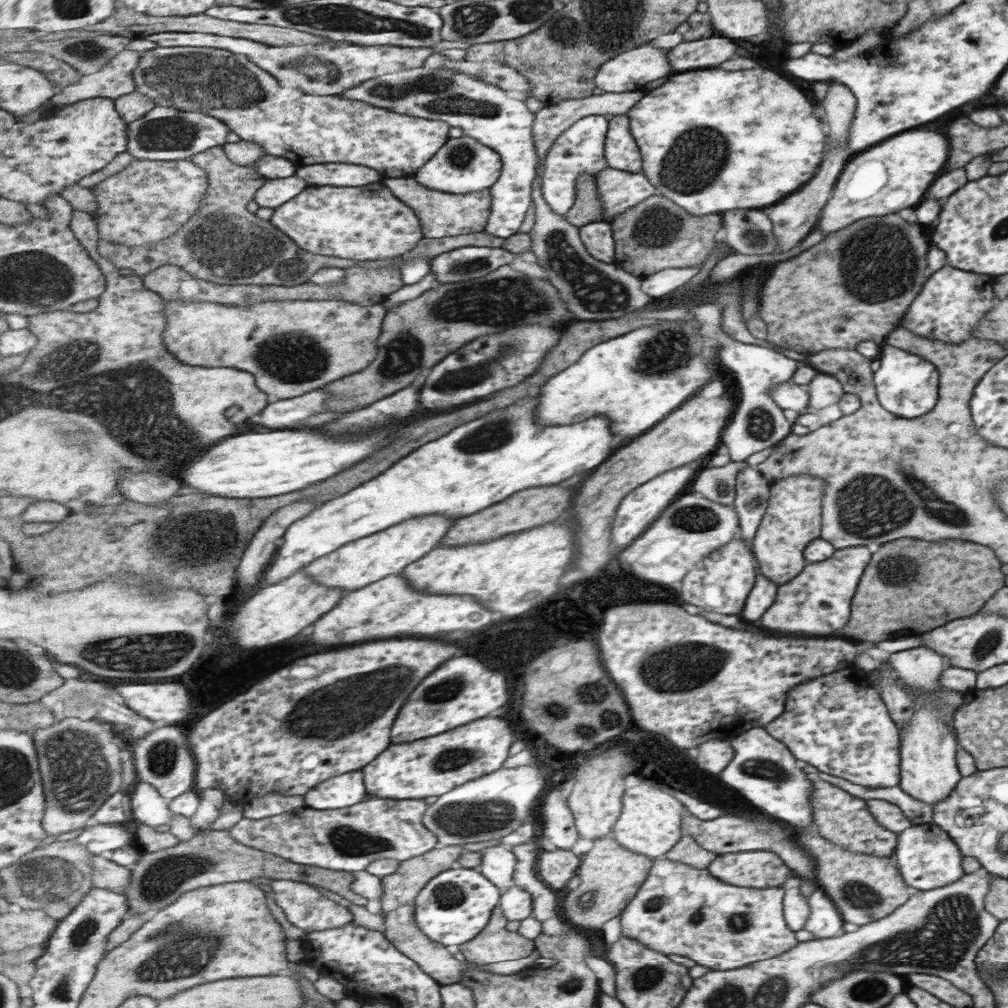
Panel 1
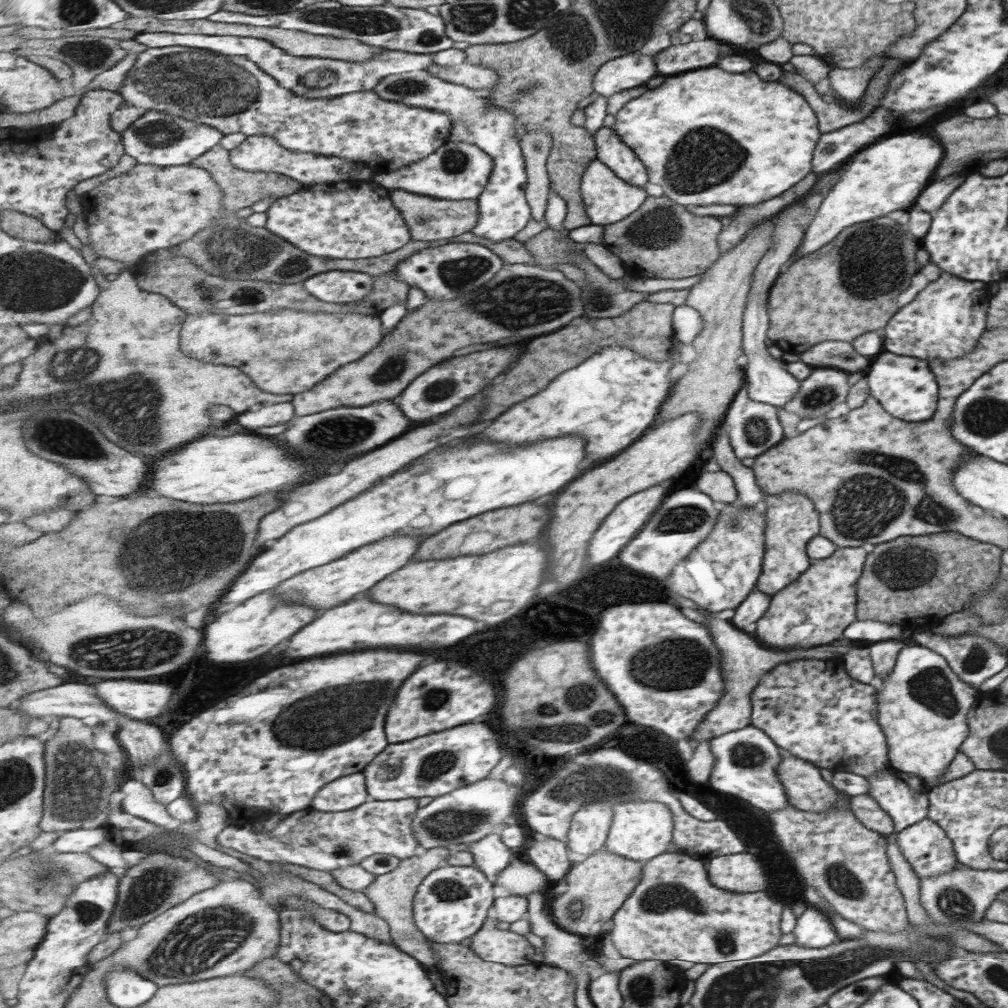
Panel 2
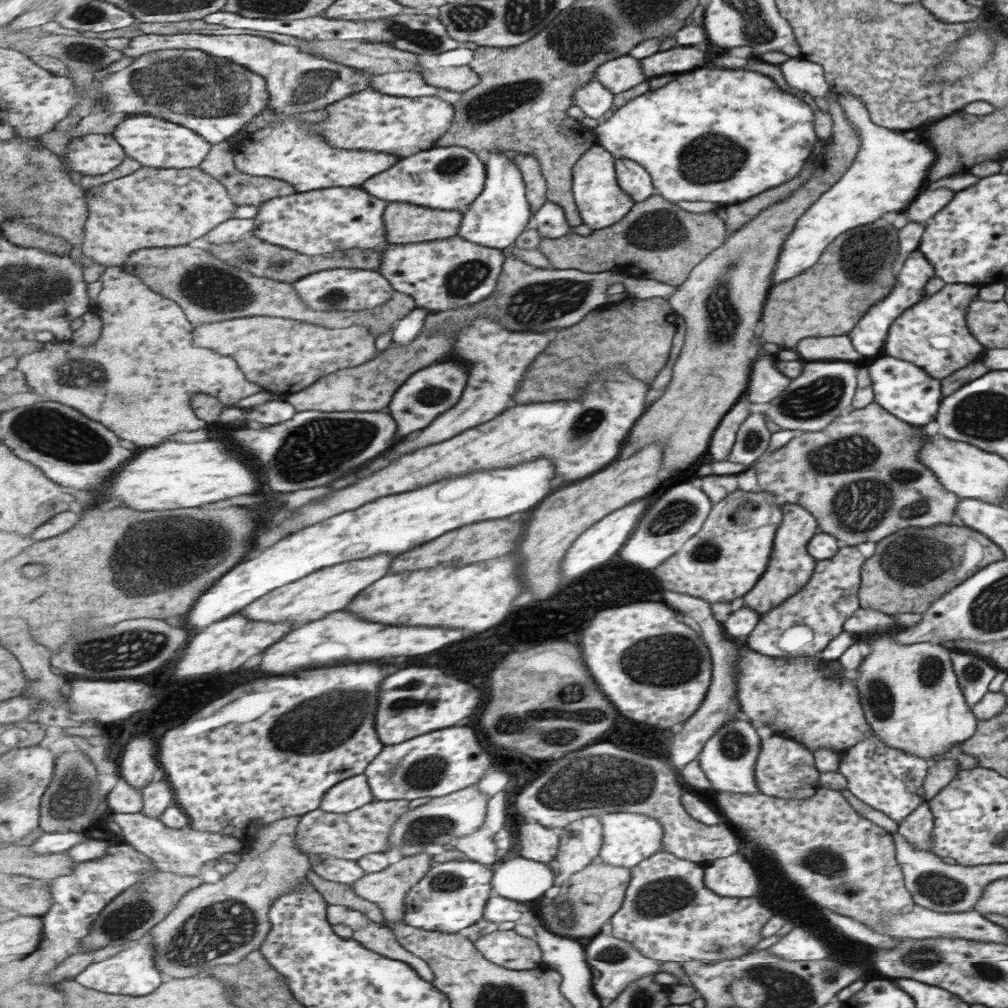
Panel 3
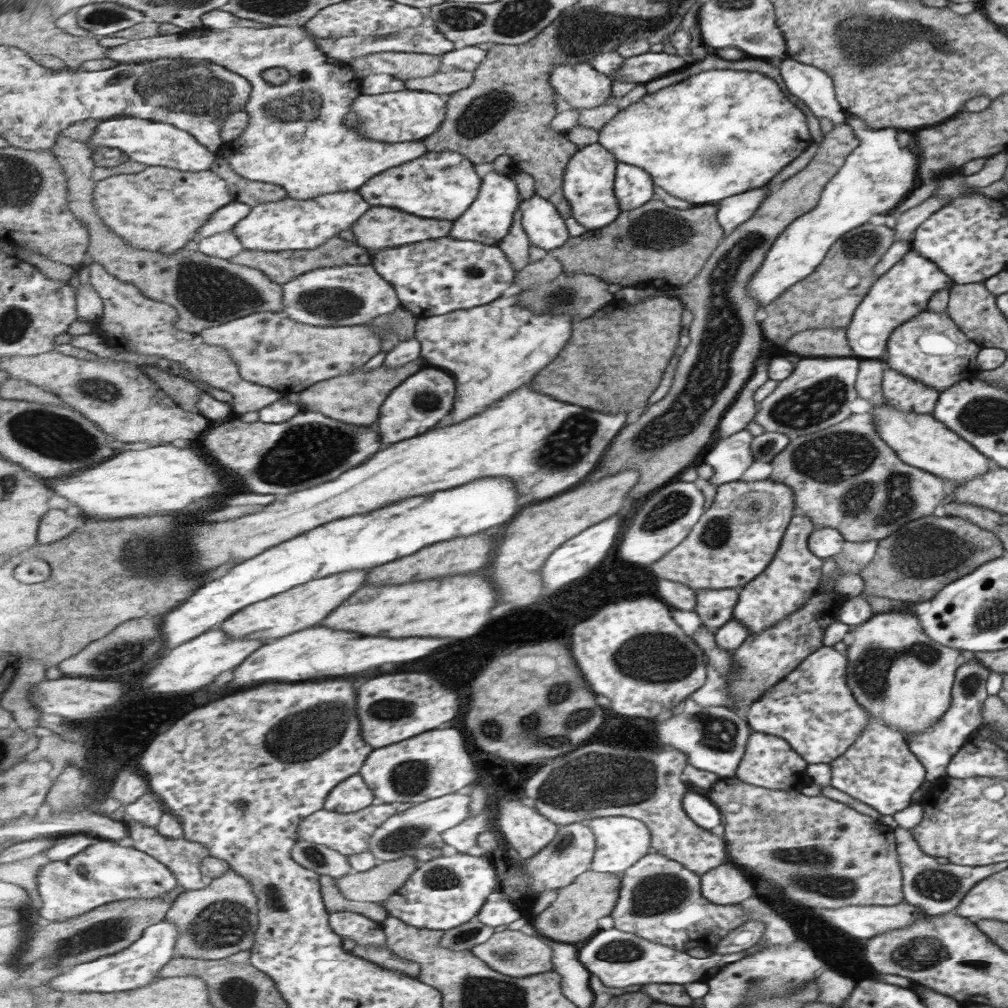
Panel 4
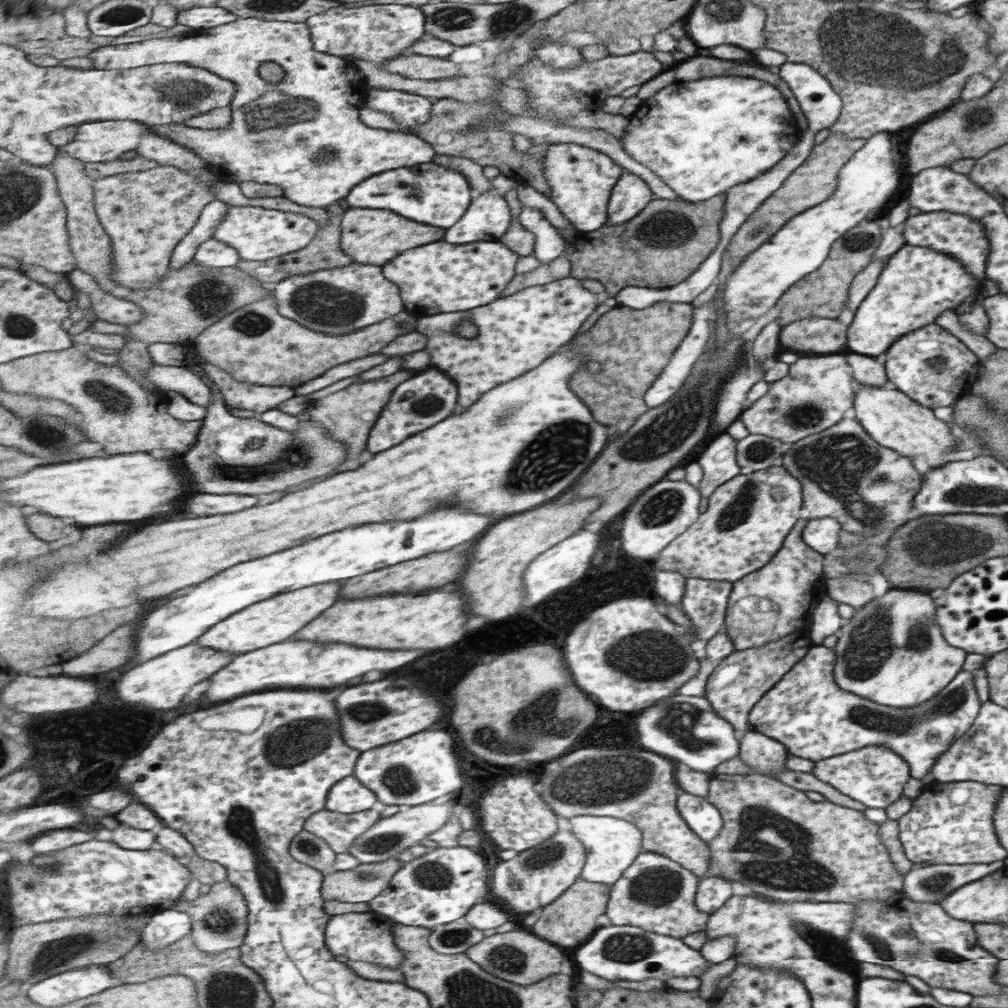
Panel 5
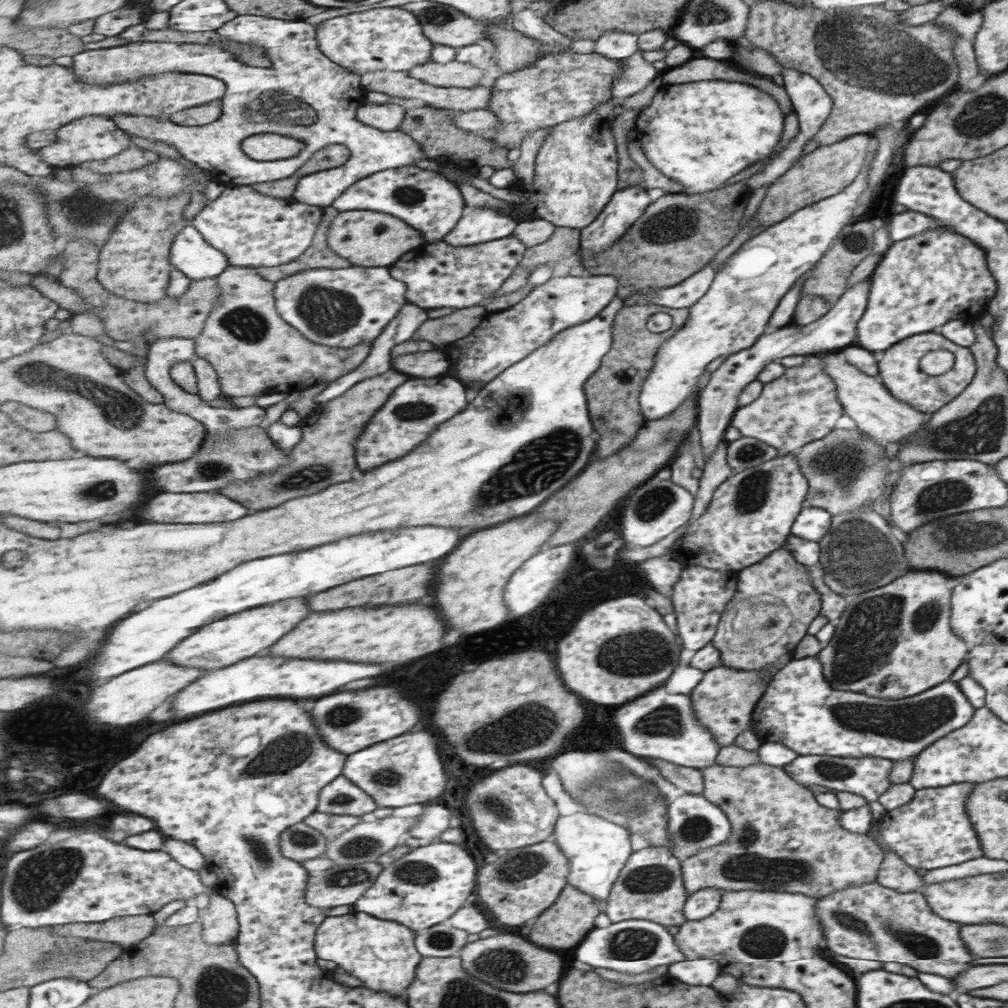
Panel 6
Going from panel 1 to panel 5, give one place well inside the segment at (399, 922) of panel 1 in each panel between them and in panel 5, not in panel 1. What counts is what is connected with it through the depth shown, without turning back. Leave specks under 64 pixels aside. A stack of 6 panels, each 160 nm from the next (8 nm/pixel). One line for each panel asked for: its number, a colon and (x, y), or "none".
2: (394, 894)
3: (389, 888)
4: (379, 884)
5: (360, 885)

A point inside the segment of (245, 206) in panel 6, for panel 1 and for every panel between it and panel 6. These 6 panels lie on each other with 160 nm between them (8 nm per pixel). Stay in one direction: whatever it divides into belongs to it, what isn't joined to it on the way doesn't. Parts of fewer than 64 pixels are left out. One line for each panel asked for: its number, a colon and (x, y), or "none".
1: (369, 223)
2: (349, 220)
3: (329, 220)
4: (290, 224)
5: (259, 234)

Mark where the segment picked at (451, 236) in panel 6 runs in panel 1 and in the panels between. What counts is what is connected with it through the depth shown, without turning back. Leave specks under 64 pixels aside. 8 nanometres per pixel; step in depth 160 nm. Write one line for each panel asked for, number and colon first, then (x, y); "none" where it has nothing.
1: (499, 119)
2: (504, 207)
3: (497, 218)
4: (490, 219)
5: (489, 218)

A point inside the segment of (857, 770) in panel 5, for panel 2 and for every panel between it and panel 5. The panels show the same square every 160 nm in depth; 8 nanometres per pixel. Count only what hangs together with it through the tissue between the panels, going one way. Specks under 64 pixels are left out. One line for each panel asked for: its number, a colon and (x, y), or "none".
2: (904, 797)
3: (889, 780)
4: (879, 769)

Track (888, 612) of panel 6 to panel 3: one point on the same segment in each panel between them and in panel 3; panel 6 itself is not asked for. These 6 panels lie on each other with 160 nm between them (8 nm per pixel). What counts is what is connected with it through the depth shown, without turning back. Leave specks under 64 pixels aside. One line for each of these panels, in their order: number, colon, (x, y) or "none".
3: (911, 698)
4: (913, 690)
5: (891, 652)

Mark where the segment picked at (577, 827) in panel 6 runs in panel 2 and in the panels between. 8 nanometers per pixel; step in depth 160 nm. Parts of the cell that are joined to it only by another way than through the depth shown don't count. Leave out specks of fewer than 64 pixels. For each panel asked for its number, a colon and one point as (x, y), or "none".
2: (641, 830)
3: (629, 838)
4: (622, 841)
5: (613, 845)

